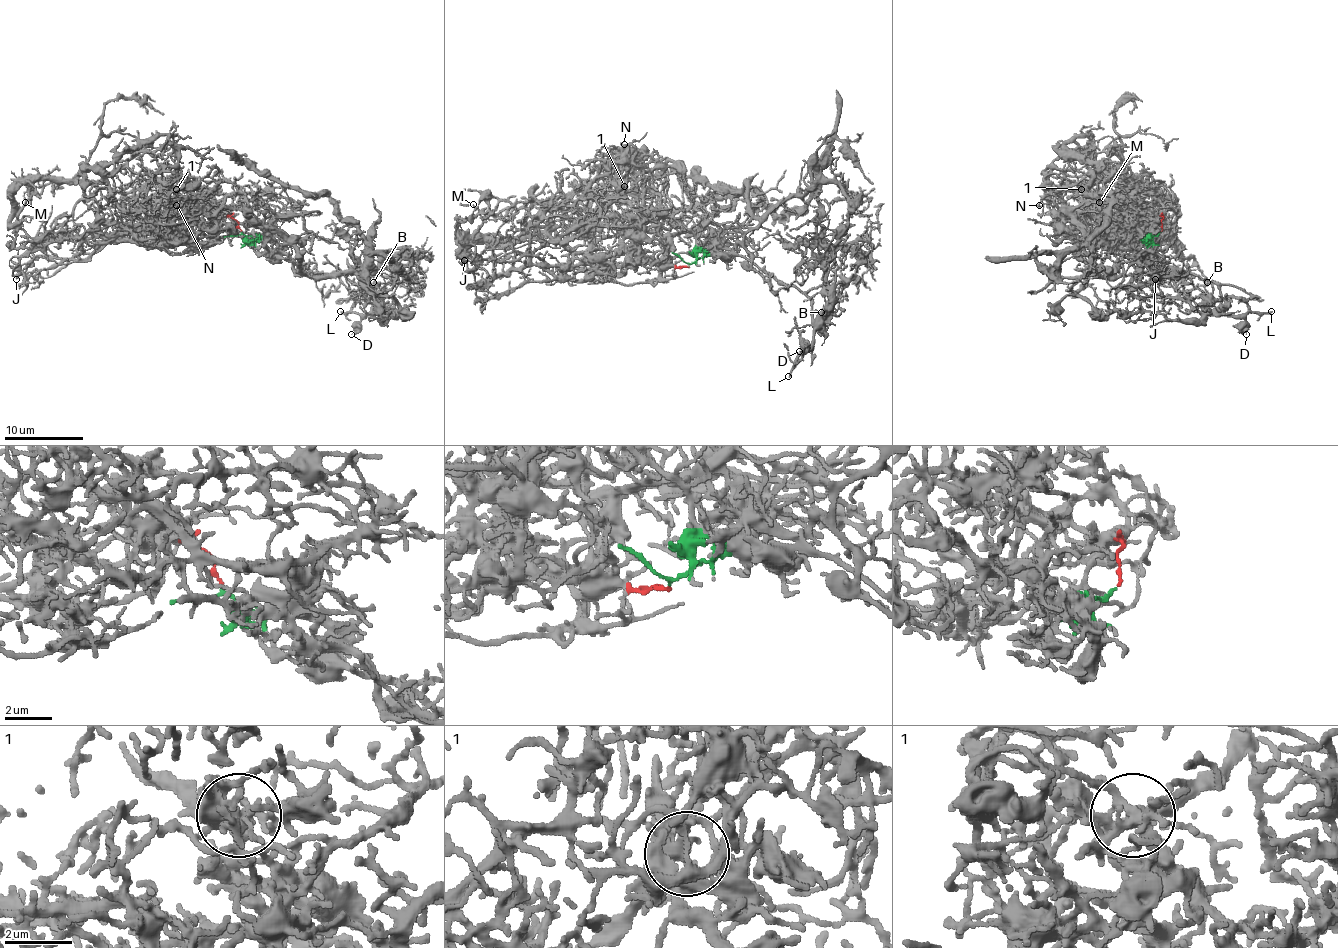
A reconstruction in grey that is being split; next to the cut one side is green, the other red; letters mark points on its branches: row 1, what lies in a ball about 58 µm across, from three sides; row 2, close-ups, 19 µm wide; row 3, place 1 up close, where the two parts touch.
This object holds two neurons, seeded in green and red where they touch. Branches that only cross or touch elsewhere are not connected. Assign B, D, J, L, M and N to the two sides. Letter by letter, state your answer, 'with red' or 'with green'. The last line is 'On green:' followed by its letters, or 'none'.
B: with green
D: with green
J: with red
L: with green
M: with red
N: with green
On green: B, D, L, N

